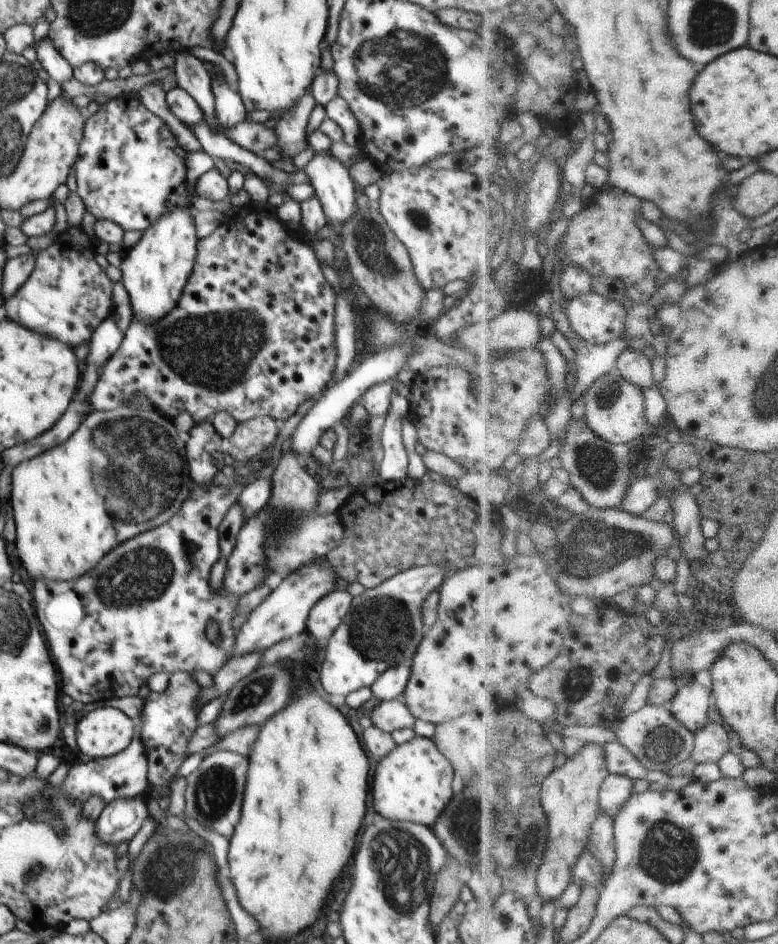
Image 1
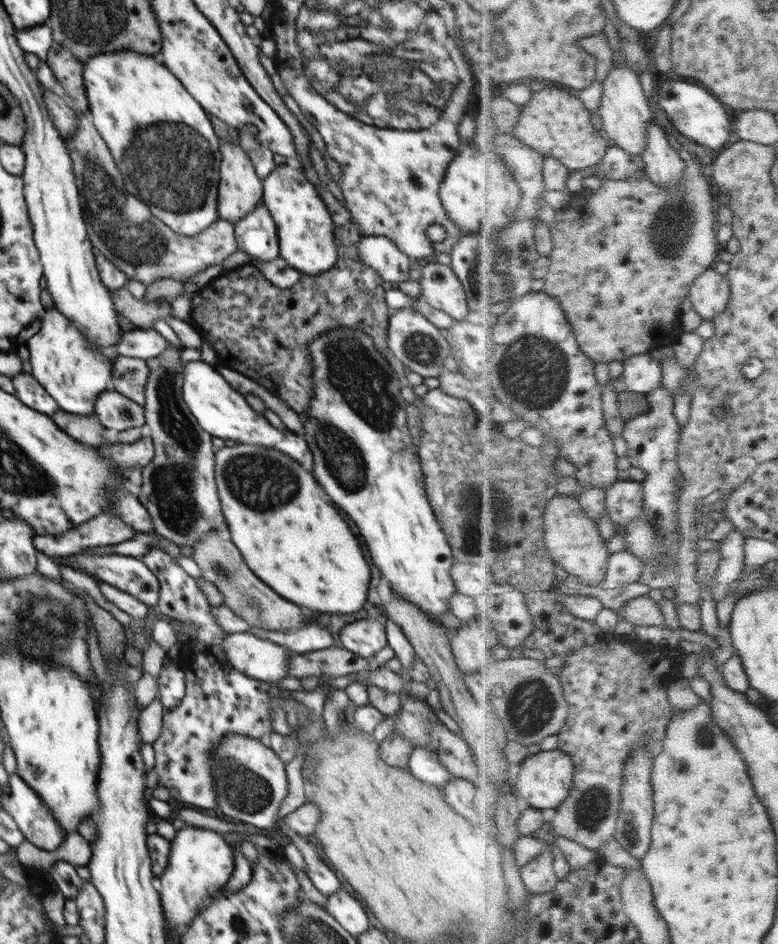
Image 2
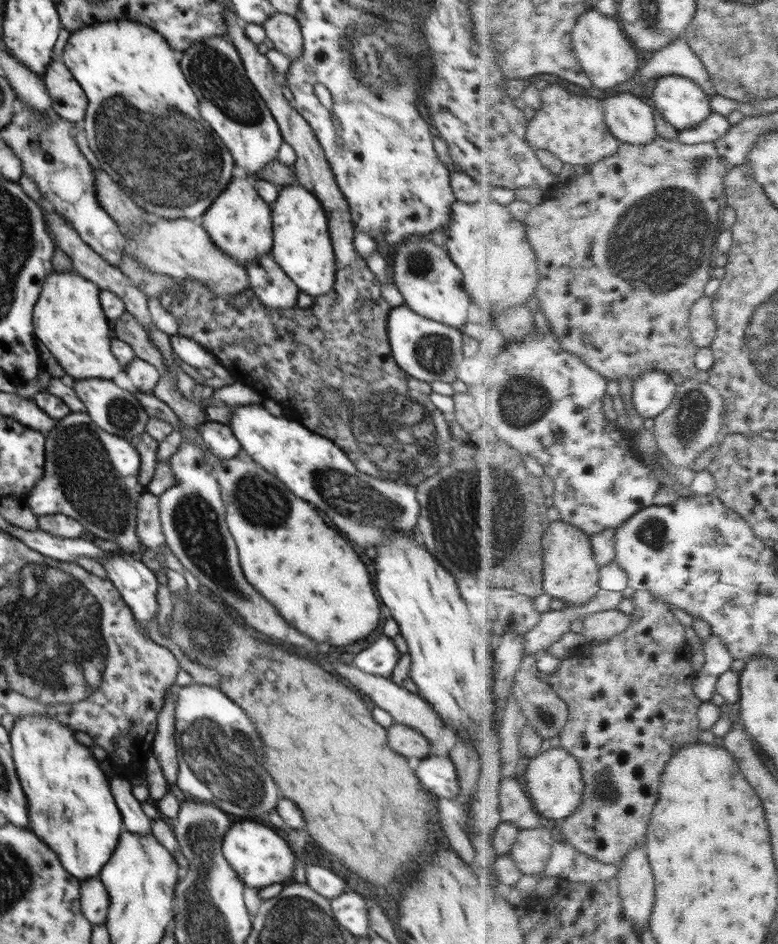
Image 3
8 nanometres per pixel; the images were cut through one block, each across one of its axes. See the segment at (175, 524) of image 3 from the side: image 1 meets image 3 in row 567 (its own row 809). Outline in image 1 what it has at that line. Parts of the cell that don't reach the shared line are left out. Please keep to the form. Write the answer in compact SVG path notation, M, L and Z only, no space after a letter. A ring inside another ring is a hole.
M220 750L204 757L198 768L186 777L186 814L198 820L202 826L230 839L241 817L246 774L247 756Z

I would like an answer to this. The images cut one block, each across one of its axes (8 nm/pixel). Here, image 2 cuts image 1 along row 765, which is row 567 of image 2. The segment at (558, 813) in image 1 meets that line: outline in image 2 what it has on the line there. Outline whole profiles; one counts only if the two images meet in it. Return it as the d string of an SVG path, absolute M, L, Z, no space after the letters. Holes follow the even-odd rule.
M577 494L556 495L546 513L546 543L557 563L562 563L569 573L577 576L583 585L600 586L600 582L608 576L611 556L609 542L602 536L598 521L582 506Z

